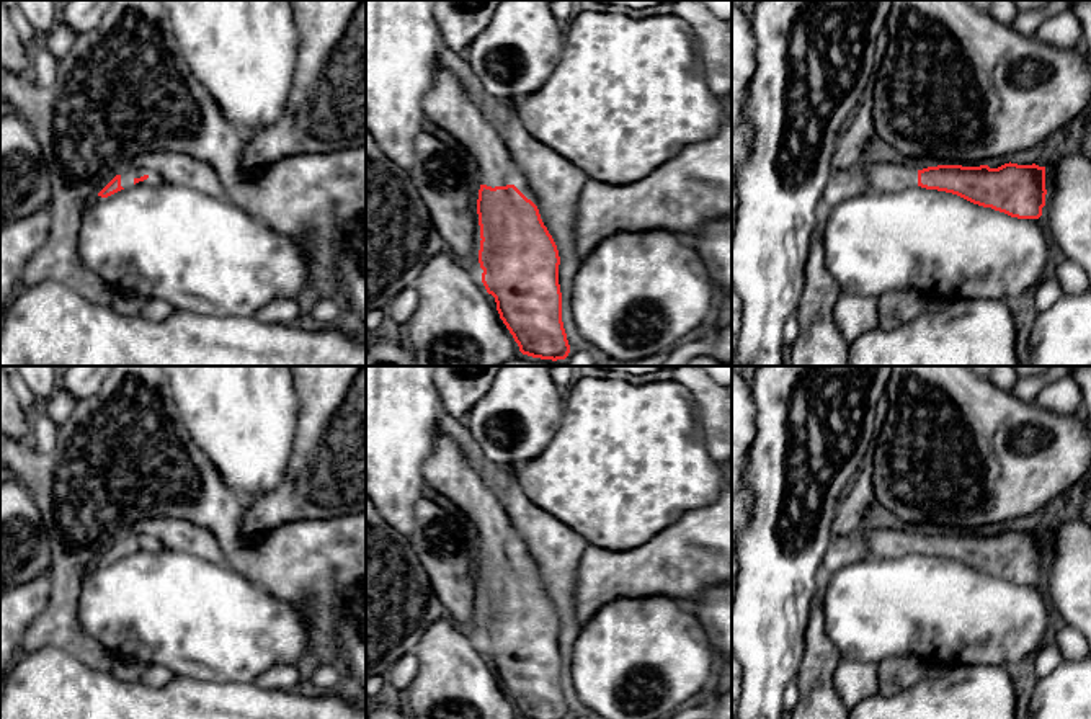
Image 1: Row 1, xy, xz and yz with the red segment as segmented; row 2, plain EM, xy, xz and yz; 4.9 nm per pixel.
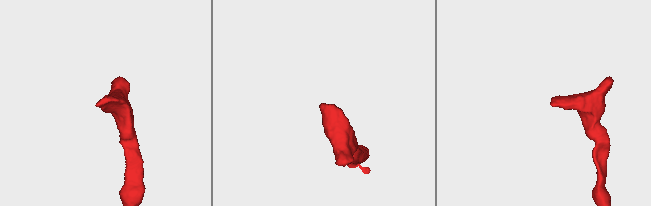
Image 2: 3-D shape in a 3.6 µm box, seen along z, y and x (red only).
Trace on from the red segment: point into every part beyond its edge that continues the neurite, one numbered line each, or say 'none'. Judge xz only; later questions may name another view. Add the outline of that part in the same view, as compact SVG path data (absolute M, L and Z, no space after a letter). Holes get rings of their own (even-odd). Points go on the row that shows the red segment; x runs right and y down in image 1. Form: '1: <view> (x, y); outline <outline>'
1: xz (448, 105); outline M439 62L431 70L433 83L423 98L426 121L459 142L480 185L495 188L518 183L518 168L501 136L470 100L464 82Z

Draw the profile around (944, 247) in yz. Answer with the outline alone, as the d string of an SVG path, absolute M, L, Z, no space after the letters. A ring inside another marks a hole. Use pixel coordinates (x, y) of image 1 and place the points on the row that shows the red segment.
M911 186L902 191L874 191L849 198L828 216L822 237L825 265L841 293L884 299L890 293L915 289L926 299L1000 299L1034 291L1055 260L1045 224L1018 219L991 208L973 204L957 194Z

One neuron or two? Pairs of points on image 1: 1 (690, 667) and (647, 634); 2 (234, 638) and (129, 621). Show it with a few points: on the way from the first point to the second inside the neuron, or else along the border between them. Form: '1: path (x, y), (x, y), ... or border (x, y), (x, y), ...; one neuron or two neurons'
1: path (680, 665), (657, 644); one neuron
2: path (208, 621), (155, 621); one neuron

